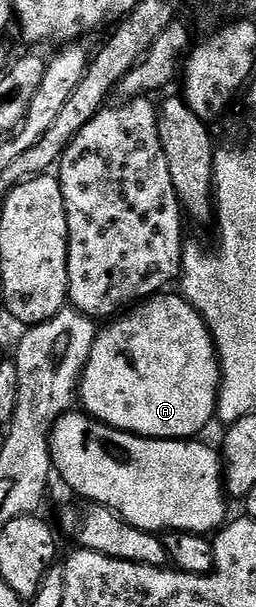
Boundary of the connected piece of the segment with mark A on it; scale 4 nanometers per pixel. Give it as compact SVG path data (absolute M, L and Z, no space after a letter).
M160 293L144 299L138 305L132 306L126 313L120 314L114 321L108 322L107 327L95 336L95 344L92 345L91 355L88 357L87 368L83 370L83 377L79 380L78 398L81 407L86 414L93 419L99 419L110 427L116 427L118 431L127 431L130 435L140 435L142 439L185 439L194 440L207 426L211 419L216 418L219 406L219 356L215 353L215 343L211 339L211 330L208 329L206 321L197 313L197 309L182 294L167 295L171 293Z

